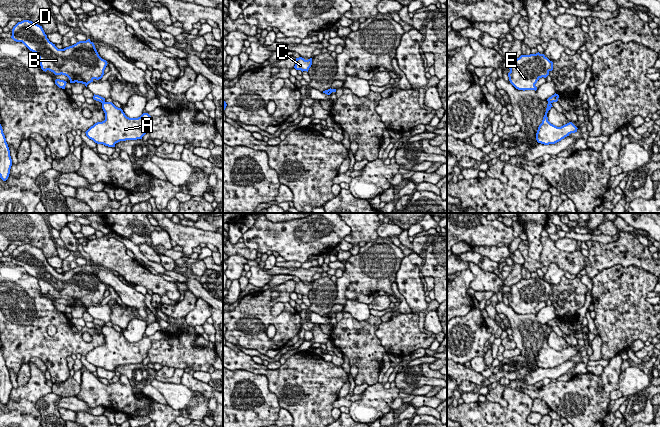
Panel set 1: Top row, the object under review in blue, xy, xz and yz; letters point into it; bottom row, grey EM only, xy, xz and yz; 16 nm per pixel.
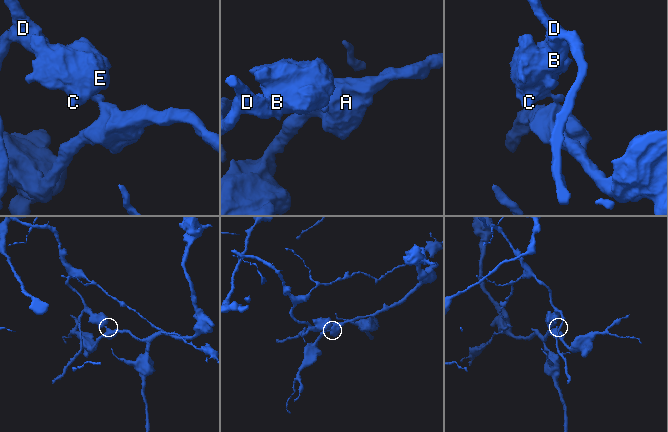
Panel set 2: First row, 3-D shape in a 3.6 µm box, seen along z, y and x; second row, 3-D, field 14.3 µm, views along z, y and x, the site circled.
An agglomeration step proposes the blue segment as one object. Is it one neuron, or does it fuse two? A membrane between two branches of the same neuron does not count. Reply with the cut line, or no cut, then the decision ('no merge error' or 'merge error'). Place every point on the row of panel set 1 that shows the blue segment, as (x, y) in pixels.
xy (104, 101), (102, 103) | merge error

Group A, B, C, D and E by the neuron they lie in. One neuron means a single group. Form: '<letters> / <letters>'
A / B C D E

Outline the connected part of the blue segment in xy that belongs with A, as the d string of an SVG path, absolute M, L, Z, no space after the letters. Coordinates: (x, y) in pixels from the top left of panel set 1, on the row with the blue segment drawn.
M103 102L102 109L105 120L95 123L85 132L86 136L97 144L115 147L120 141L142 139L151 124L148 113L143 113L138 118L129 118L112 102Z

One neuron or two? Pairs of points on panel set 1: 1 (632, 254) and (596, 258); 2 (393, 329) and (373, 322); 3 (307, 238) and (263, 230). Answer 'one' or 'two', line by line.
1: one
2: two
3: one

